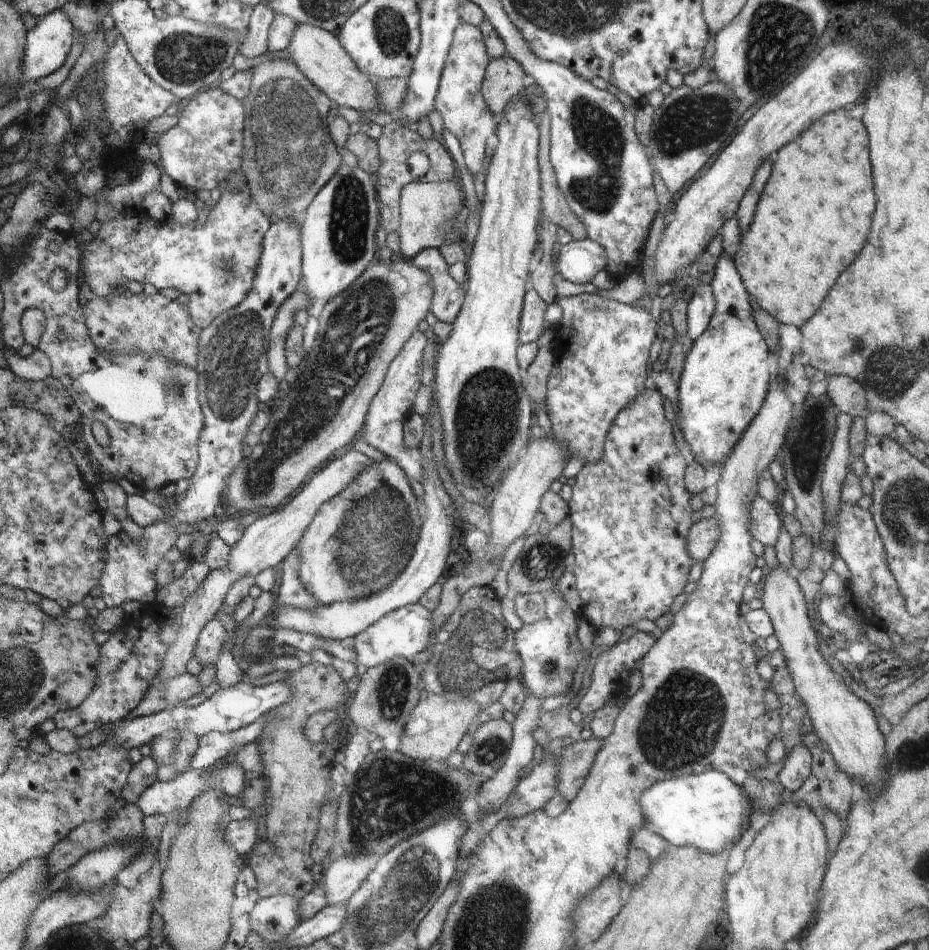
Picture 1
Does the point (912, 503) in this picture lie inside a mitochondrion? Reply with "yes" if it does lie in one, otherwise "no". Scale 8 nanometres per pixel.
yes

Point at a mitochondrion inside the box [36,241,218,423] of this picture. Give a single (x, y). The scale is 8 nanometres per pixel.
(176, 384)

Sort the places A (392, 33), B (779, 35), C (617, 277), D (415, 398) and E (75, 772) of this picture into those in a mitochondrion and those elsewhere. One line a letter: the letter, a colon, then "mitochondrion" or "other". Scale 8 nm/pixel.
A: mitochondrion
B: mitochondrion
C: other
D: other
E: other

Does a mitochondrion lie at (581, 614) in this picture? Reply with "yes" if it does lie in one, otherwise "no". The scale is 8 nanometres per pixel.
no

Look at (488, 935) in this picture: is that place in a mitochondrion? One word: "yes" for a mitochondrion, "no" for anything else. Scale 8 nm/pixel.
yes

